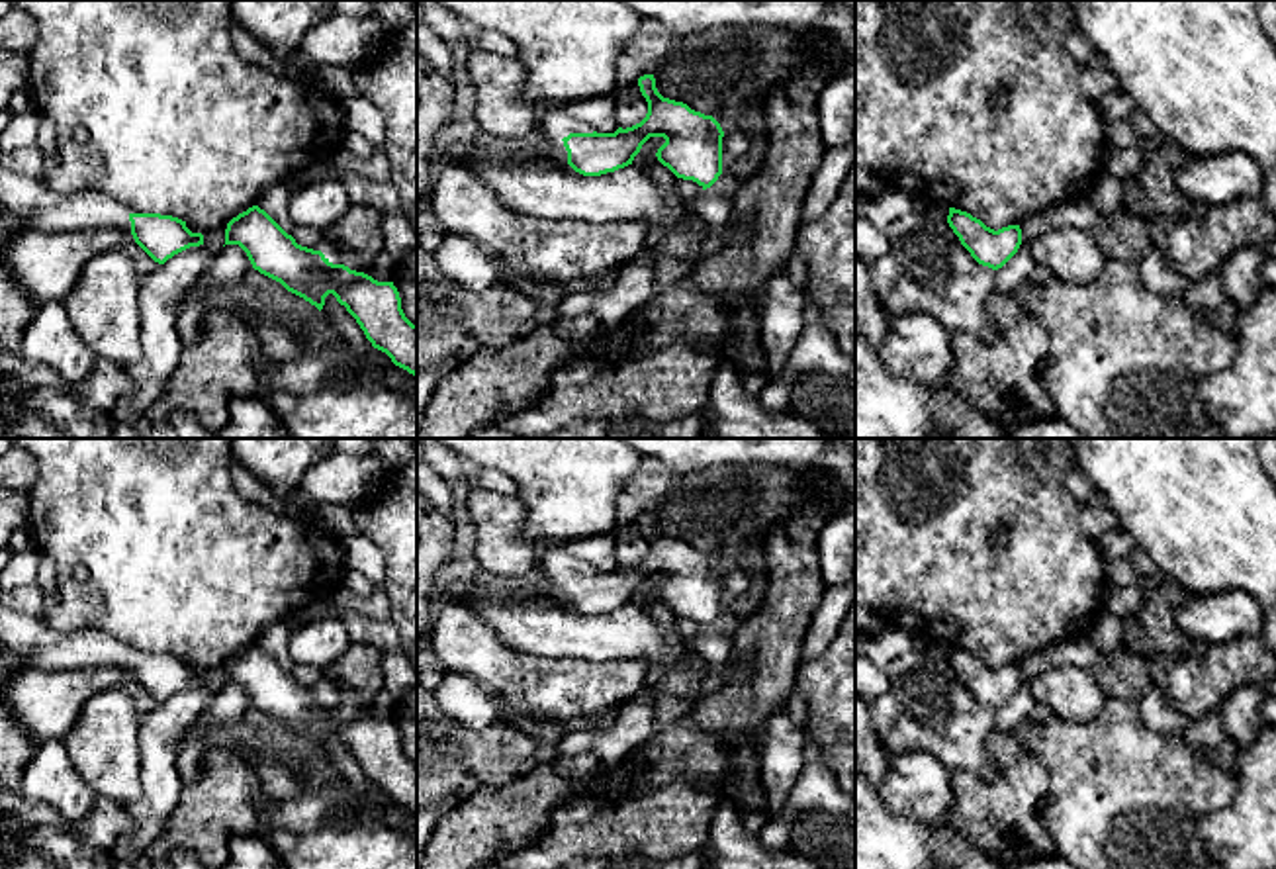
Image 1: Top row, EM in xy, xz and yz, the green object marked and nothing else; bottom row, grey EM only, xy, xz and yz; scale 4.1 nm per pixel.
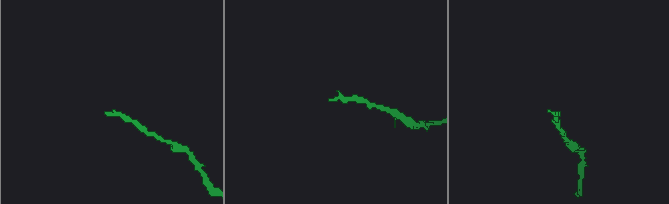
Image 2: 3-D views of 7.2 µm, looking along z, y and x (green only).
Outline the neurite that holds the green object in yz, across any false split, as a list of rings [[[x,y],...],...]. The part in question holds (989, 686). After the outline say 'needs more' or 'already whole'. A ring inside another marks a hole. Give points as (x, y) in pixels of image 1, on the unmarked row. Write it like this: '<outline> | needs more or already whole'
[[[949,646],[947,662],[971,695],[992,709],[1002,707],[1022,683],[1020,663],[994,669],[980,658],[955,646]]] | already whole

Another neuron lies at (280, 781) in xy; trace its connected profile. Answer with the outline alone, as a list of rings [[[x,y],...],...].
[[[247,740],[241,742],[241,748],[262,783],[262,806],[272,806],[288,799],[296,799],[301,793],[301,765],[288,765],[274,752],[254,750]]]

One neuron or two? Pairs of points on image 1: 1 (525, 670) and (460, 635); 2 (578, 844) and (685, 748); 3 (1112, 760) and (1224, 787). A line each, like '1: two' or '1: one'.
1: one
2: one
3: one

